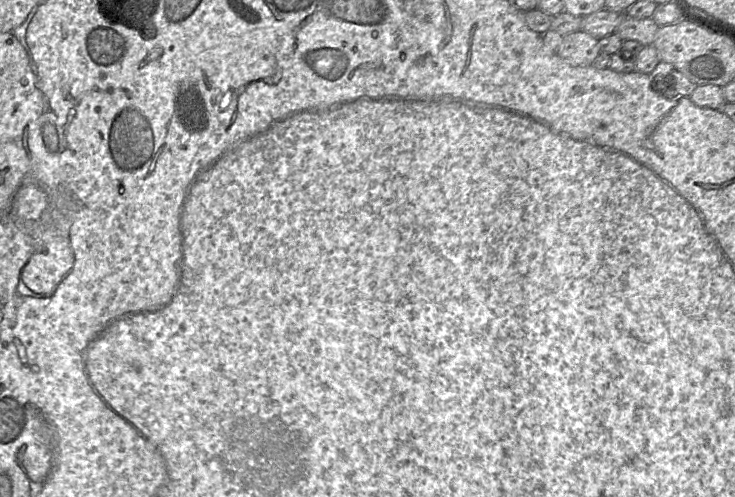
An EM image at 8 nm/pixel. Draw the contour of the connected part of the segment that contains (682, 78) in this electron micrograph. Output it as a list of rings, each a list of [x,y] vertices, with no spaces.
[[[660,61],[649,74],[652,89],[665,98],[689,97],[697,85],[671,64]]]

